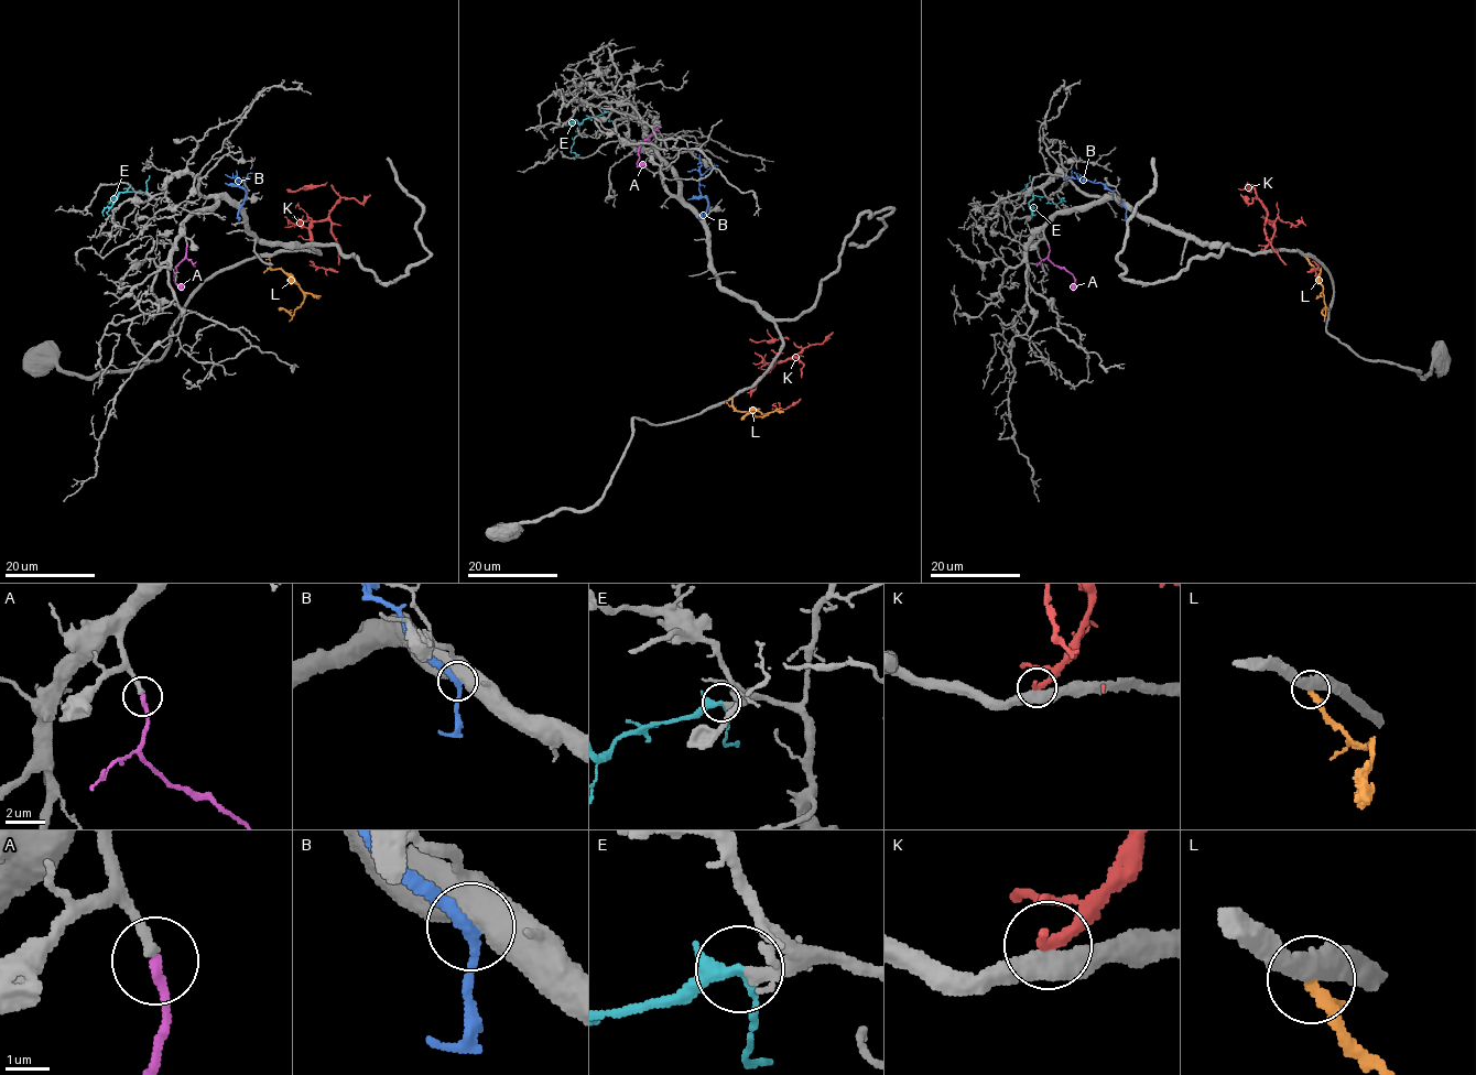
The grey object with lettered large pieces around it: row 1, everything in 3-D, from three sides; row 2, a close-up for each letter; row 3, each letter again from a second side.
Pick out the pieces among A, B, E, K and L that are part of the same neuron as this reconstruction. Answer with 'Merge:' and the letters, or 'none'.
Merge: A, E

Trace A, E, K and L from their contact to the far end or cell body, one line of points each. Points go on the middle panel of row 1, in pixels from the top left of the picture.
A: (649, 140), (640, 147), (637, 163), (648, 169)
E: (608, 111), (587, 117), (578, 126), (571, 148), (578, 155)
K: (778, 353), (773, 366), (793, 356), (803, 365), (800, 398), (785, 409), (779, 410), (773, 404), (776, 402)
L: (731, 397), (737, 411), (759, 411), (766, 415), (748, 413), (741, 420)

